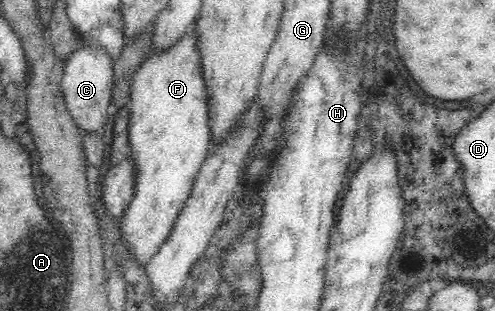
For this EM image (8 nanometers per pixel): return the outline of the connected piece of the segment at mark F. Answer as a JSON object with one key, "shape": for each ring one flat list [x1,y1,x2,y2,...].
{"shape":[[195,21,194,25,190,29,186,30,179,38,176,43,168,46,168,49,164,51,154,51,150,55,146,55,146,59,142,63,138,64,134,75,132,75,131,82,131,99,130,99,130,126,128,127,128,132,130,132,130,156,136,160,135,173,137,175,137,183,134,199,128,209,126,209,124,216,122,216,122,234,126,236,126,246,132,254,136,254,136,258,144,260,144,262,149,261,149,259,156,253,159,245,168,237,171,227,174,225,177,215,180,210,184,207,188,196,191,195,192,187,195,183,198,172,202,167,203,161,207,156,207,151,211,147,212,132,210,132,211,127,211,111,209,111,209,101,210,94,208,94,208,85,205,81,205,74,203,69,203,51,199,44,201,43,200,34,198,34,198,28,196,28]]}

